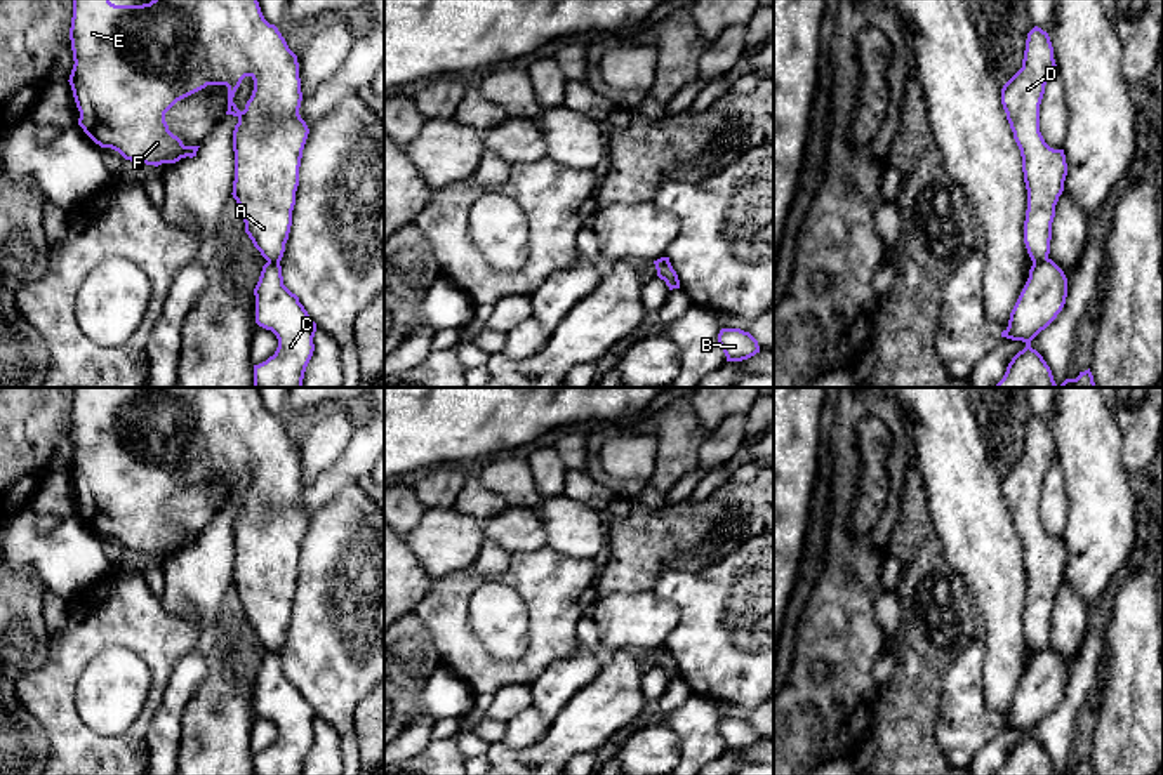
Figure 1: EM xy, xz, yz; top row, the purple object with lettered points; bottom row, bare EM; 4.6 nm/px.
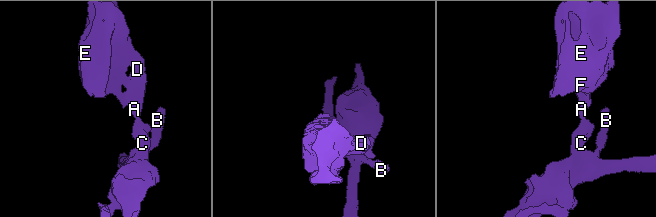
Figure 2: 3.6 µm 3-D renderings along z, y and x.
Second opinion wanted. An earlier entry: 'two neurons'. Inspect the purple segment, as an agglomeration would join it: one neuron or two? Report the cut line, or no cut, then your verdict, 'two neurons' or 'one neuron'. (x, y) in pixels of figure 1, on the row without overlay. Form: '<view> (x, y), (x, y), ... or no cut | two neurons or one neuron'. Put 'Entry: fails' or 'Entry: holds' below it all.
yz (1047, 647), (1033, 654) | two neurons
Entry: holds

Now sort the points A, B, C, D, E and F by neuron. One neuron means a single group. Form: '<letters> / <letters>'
A D E F / B C

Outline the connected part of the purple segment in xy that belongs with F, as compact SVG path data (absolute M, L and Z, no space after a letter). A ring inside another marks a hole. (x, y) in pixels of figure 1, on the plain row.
M73 388L70 429L75 454L68 471L80 500L78 514L96 533L111 537L130 551L158 556L196 546L200 535L184 535L169 520L165 502L177 490L207 474L228 476L226 504L238 507L233 520L231 584L254 636L268 652L280 652L292 615L299 556L309 518L299 504L302 481L297 445L289 438L278 417L264 408L257 388L153 388L143 394L115 394L110 388ZM245 466L254 469L254 480L245 499L240 500L233 487Z

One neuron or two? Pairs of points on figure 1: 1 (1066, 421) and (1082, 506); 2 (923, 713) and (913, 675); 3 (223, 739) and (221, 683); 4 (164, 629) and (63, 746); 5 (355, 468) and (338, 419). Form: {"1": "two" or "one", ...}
{"1": "one", "2": "one", "3": "one", "4": "one", "5": "two"}

